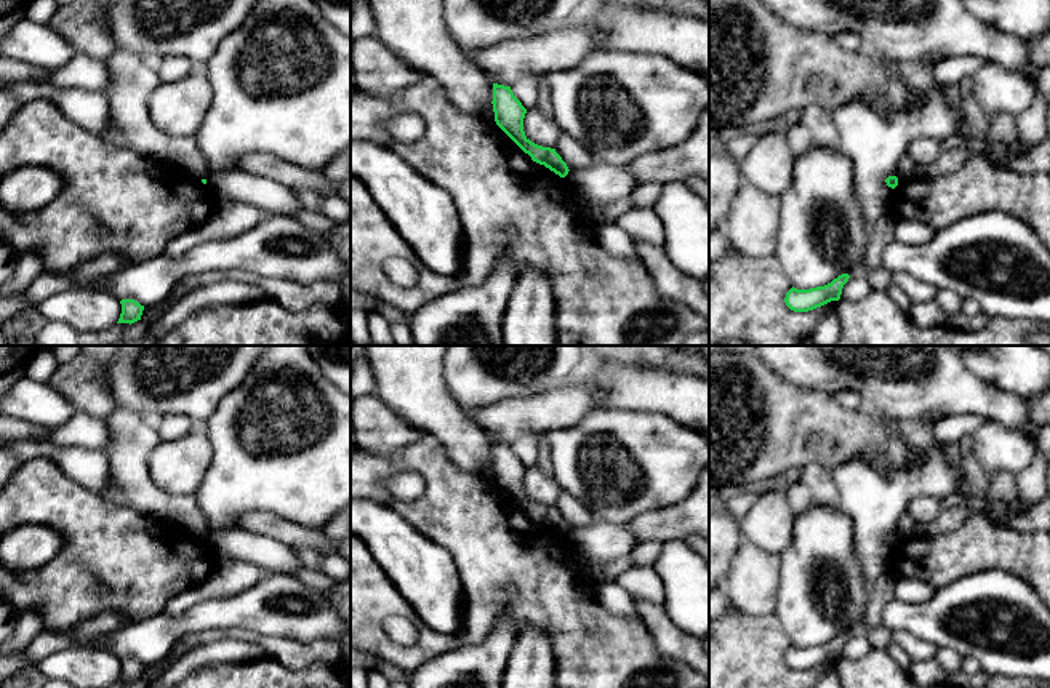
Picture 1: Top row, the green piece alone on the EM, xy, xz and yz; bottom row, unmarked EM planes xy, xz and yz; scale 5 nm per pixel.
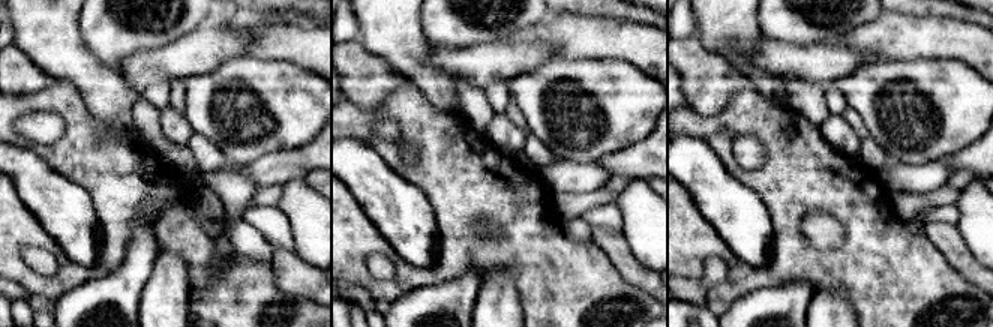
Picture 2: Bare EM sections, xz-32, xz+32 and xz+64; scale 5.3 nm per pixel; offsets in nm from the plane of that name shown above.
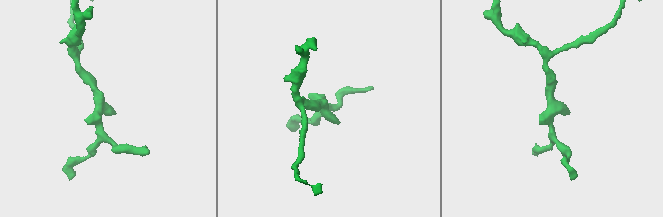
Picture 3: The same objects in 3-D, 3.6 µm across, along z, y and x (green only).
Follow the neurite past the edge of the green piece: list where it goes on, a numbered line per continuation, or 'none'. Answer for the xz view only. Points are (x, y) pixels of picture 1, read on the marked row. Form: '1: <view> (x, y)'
none

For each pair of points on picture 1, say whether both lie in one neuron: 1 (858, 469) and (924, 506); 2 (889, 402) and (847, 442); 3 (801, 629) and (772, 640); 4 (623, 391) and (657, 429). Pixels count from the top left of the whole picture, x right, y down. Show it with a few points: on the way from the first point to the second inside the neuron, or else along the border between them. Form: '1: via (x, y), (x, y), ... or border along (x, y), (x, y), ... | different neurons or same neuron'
1: border along (940, 501), (932, 496), (916, 496), (906, 509) | different neurons
2: border along (865, 408), (892, 423) | different neurons
3: border along (773, 612), (793, 644) | different neurons
4: border along (604, 408), (658, 412), (677, 421) | different neurons

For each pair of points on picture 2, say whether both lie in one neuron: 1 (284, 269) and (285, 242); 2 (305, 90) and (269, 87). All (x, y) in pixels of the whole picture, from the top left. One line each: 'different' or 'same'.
1: different
2: same

